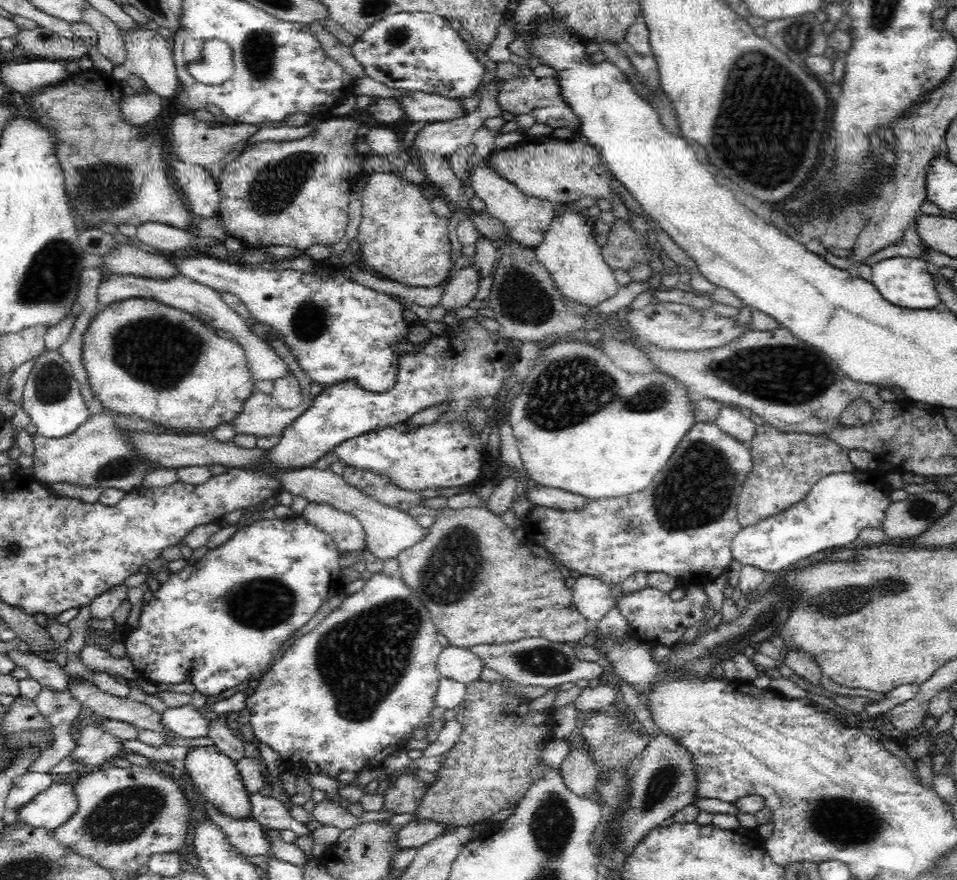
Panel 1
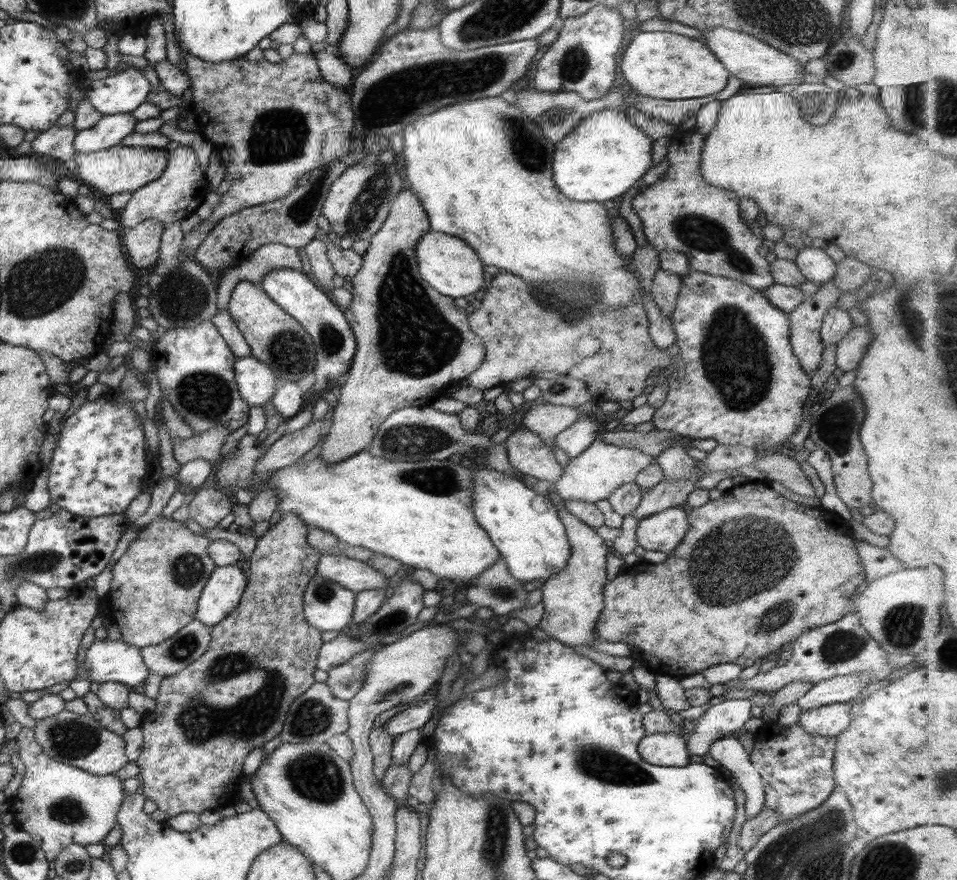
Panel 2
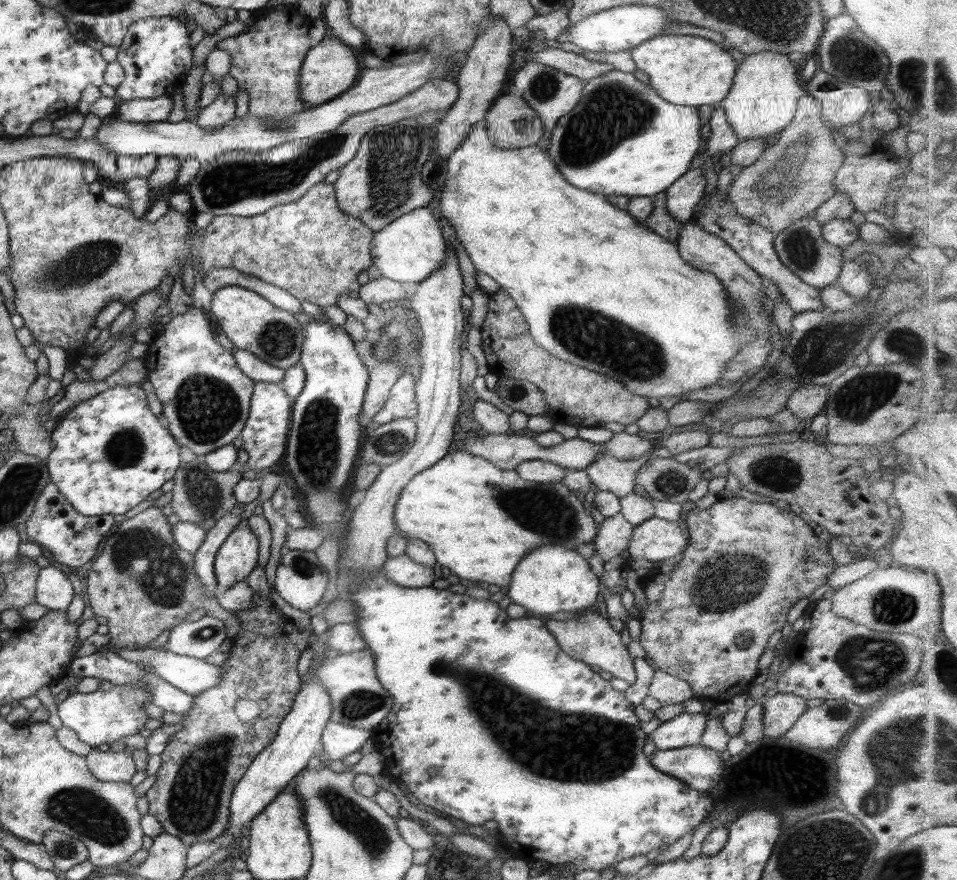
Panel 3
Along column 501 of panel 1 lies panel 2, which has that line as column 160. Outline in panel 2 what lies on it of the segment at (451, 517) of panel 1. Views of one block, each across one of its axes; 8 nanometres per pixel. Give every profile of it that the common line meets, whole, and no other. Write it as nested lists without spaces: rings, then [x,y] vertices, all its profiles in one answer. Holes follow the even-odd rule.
[[[163,516],[153,519],[149,525],[140,529],[139,535],[129,543],[125,553],[112,566],[109,590],[103,598],[111,610],[109,615],[113,623],[119,629],[121,641],[137,649],[154,646],[171,638],[194,620],[201,590],[216,567],[207,556],[209,541],[205,536],[193,534],[183,523]]]

